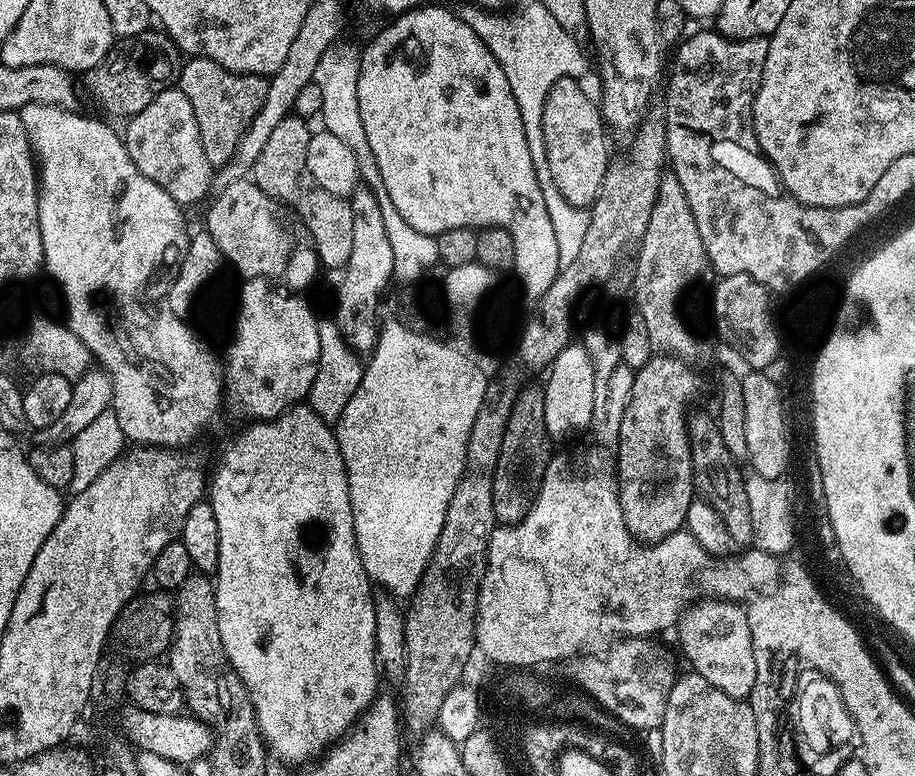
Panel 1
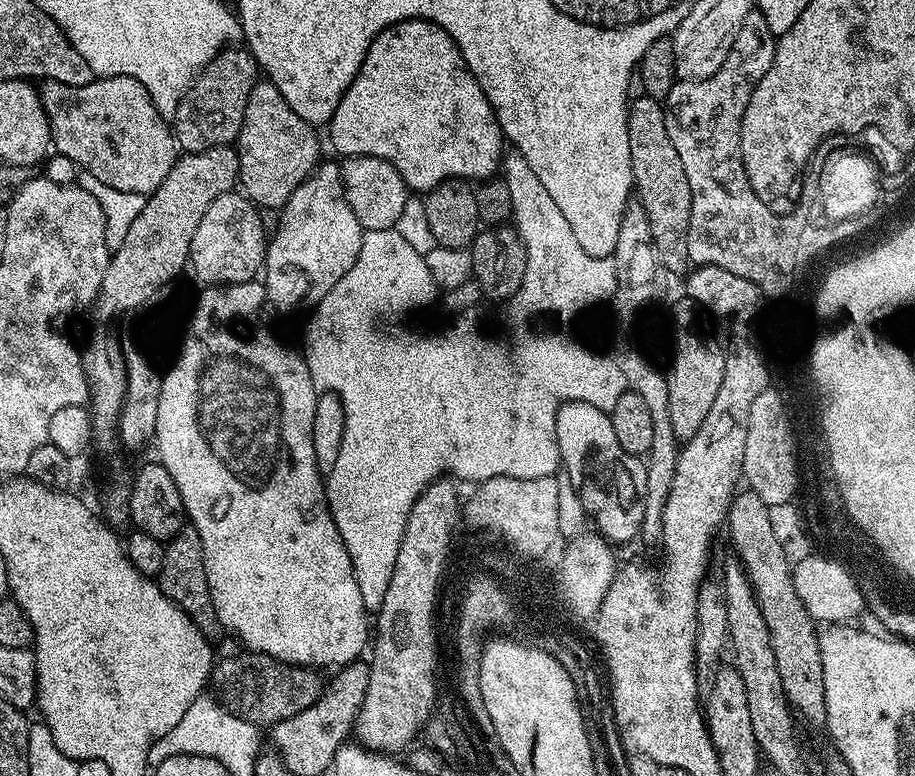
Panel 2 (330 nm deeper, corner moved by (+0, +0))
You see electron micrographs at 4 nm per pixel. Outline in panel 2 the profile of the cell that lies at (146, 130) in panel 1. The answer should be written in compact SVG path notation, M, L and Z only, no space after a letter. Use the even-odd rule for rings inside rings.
M102 76L94 78L89 84L79 84L78 86L70 86L63 84L57 80L45 79L41 88L38 88L38 99L44 112L48 116L48 125L50 126L50 134L52 135L52 148L57 153L66 158L70 158L76 163L77 169L94 174L94 178L99 178L101 182L106 182L106 186L114 186L114 190L122 190L123 192L133 192L142 197L149 197L154 190L158 190L158 186L162 186L162 182L166 178L166 174L170 174L170 170L178 159L178 145L173 129L170 127L169 121L162 118L162 114L158 114L158 110L154 106L154 102L150 98L150 94L146 90L146 86L142 86L142 82L138 82L129 76Z

